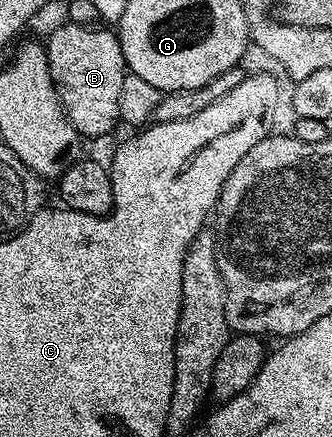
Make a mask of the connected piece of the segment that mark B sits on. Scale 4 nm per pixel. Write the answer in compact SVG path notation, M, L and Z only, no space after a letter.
M69 21L63 24L44 43L58 99L79 135L106 135L120 123L120 88L128 73L122 46L117 34L105 26L85 27Z

